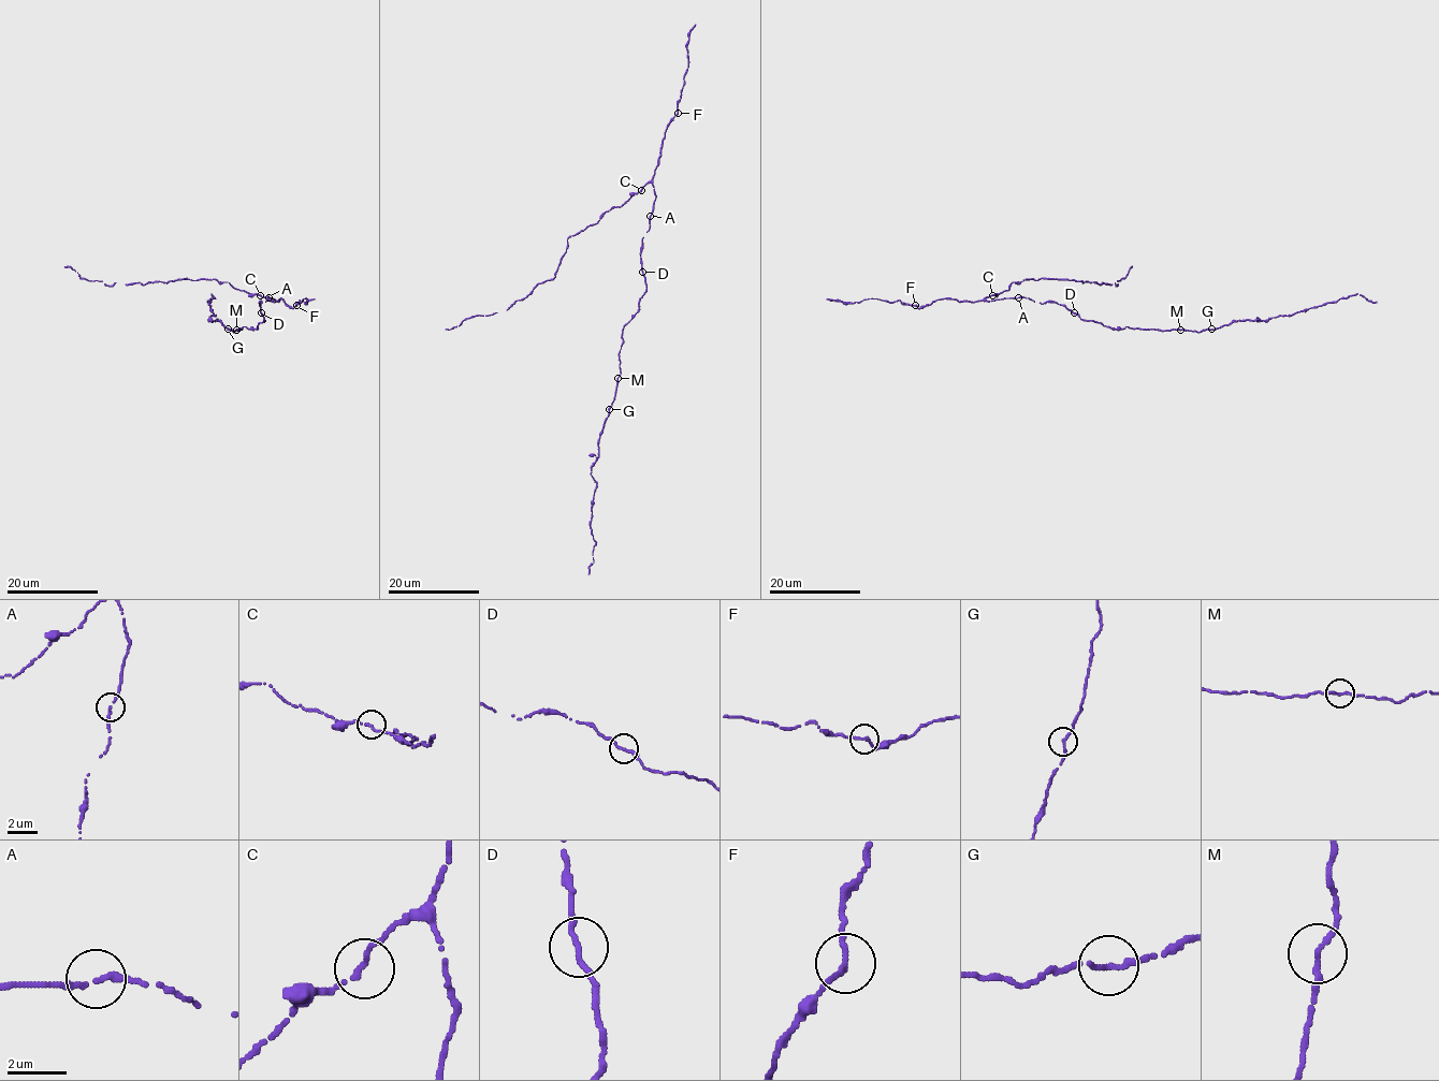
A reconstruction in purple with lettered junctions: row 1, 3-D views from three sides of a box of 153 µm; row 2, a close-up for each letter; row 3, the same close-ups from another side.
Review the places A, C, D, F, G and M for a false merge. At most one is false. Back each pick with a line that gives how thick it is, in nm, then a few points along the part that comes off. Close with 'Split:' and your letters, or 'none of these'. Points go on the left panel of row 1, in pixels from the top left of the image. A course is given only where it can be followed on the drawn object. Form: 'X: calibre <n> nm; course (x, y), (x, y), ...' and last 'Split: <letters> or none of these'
Split: none of these

